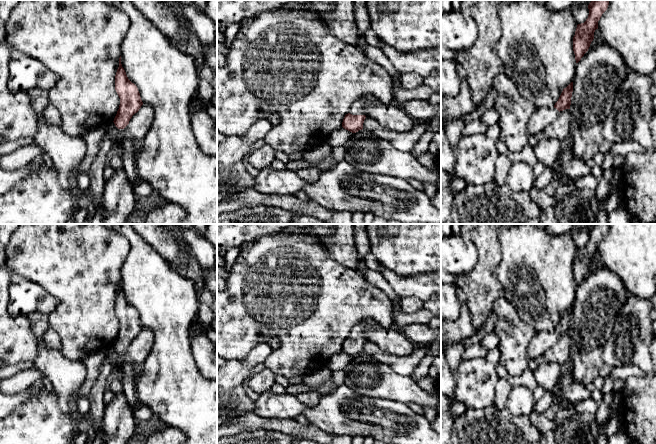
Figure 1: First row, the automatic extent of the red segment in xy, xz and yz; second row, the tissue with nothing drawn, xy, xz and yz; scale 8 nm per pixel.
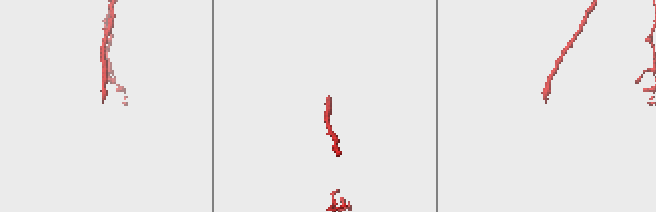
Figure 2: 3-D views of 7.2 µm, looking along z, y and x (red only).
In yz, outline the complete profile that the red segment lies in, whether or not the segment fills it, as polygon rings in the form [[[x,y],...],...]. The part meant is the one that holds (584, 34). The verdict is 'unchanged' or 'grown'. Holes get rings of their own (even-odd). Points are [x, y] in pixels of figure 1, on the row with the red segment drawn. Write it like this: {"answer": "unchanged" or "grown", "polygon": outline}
{"answer": "unchanged", "polygon": [[[592,0],[589,5],[589,15],[584,23],[578,24],[573,37],[573,51],[576,63],[588,51],[594,39],[594,32],[598,29],[598,21],[607,10],[610,0]]]}

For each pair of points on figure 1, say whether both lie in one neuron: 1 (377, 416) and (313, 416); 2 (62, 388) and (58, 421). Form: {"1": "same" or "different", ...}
{"1": "same", "2": "different"}

